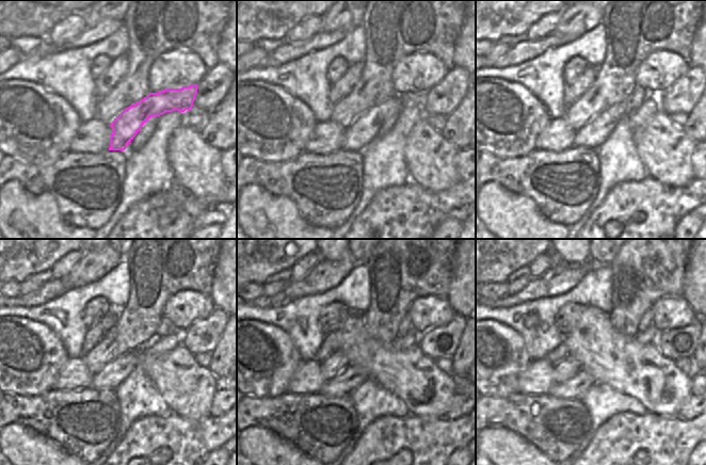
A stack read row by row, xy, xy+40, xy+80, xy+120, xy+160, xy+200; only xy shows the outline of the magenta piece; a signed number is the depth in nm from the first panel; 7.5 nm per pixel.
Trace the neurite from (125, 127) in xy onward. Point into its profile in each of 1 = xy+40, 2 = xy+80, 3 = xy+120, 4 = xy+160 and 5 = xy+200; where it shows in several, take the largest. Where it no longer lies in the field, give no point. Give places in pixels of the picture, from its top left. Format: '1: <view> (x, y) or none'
1: xy+40 (365, 128)
2: xy+80 (593, 134)
3: xy+120 (112, 374)
4: xy+160 (351, 377)
5: xy+200 (575, 387)

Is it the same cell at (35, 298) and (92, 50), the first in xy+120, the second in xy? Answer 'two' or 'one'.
two

